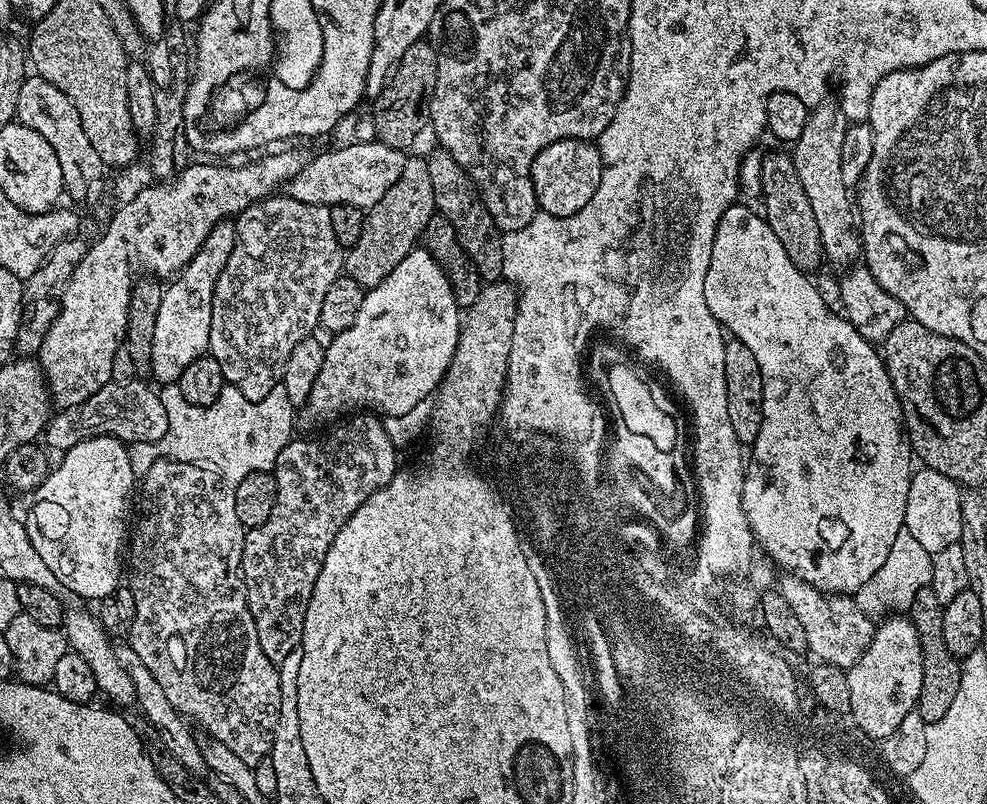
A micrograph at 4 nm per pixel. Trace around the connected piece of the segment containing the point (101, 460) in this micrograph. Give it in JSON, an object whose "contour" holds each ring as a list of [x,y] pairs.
{"contour":[[[95,436],[89,440],[78,442],[78,446],[74,446],[69,452],[63,453],[59,457],[60,465],[53,467],[49,471],[46,482],[42,482],[42,486],[38,486],[35,490],[34,496],[36,500],[32,504],[32,509],[26,515],[26,527],[28,530],[28,537],[34,546],[34,550],[38,550],[39,556],[42,557],[42,562],[46,562],[46,566],[50,566],[50,570],[54,573],[54,578],[58,578],[61,589],[73,592],[76,596],[81,596],[84,600],[92,600],[91,602],[99,602],[102,598],[113,595],[117,590],[116,587],[121,587],[122,572],[120,576],[120,551],[125,551],[126,537],[130,532],[130,520],[128,524],[128,511],[133,511],[134,500],[132,504],[132,491],[137,491],[138,478],[134,474],[134,470],[130,466],[130,454],[128,453],[128,444],[122,440],[115,440],[112,436]]]}

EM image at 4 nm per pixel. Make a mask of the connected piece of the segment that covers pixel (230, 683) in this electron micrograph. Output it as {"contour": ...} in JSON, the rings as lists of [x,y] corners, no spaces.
{"contour":[[[159,460],[146,470],[142,478],[144,501],[139,501],[140,521],[135,521],[134,531],[130,536],[130,552],[132,548],[132,573],[127,573],[126,588],[132,591],[132,608],[130,612],[130,643],[134,654],[142,658],[143,665],[154,674],[155,681],[162,685],[166,698],[170,698],[170,706],[174,706],[181,716],[189,721],[201,724],[207,735],[222,743],[227,749],[242,758],[243,762],[254,766],[258,762],[269,759],[274,730],[278,726],[280,713],[280,670],[277,665],[262,654],[262,646],[258,646],[258,630],[254,626],[254,618],[248,609],[244,575],[240,569],[242,550],[244,549],[245,528],[238,522],[238,510],[234,510],[234,494],[232,488],[213,469],[203,464],[187,464],[181,460]]]}

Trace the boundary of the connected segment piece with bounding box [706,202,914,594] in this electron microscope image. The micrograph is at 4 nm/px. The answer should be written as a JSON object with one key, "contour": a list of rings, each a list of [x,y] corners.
{"contour":[[[743,202],[731,204],[720,219],[714,246],[710,254],[710,266],[706,270],[706,306],[710,306],[710,314],[729,333],[740,339],[740,344],[747,355],[758,362],[764,387],[764,405],[762,406],[762,430],[758,430],[758,438],[750,445],[750,459],[746,464],[746,514],[752,517],[751,529],[758,534],[757,542],[764,548],[767,557],[779,565],[783,571],[799,574],[810,586],[823,592],[854,594],[868,579],[886,562],[886,554],[890,546],[894,546],[894,538],[905,531],[906,498],[910,498],[910,482],[914,471],[914,453],[908,441],[908,432],[904,428],[904,415],[898,394],[894,390],[894,382],[890,382],[890,374],[884,365],[884,357],[854,326],[847,316],[836,312],[824,301],[824,296],[811,284],[809,277],[794,262],[790,262],[790,254],[786,254],[782,242],[774,235],[774,230],[765,222],[763,215]]]}

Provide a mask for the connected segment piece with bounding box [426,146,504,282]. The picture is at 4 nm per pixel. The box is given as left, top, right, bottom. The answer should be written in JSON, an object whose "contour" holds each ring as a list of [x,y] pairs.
{"contour":[[[436,146],[433,149],[432,153],[427,153],[426,159],[430,170],[430,183],[434,186],[437,213],[450,218],[450,226],[454,226],[454,234],[458,234],[458,242],[478,270],[481,281],[491,282],[501,279],[504,271],[502,270],[502,233],[499,226],[490,216],[490,210],[486,210],[484,200],[476,189],[476,183],[472,181],[465,168],[458,166],[458,162],[444,148]]]}

